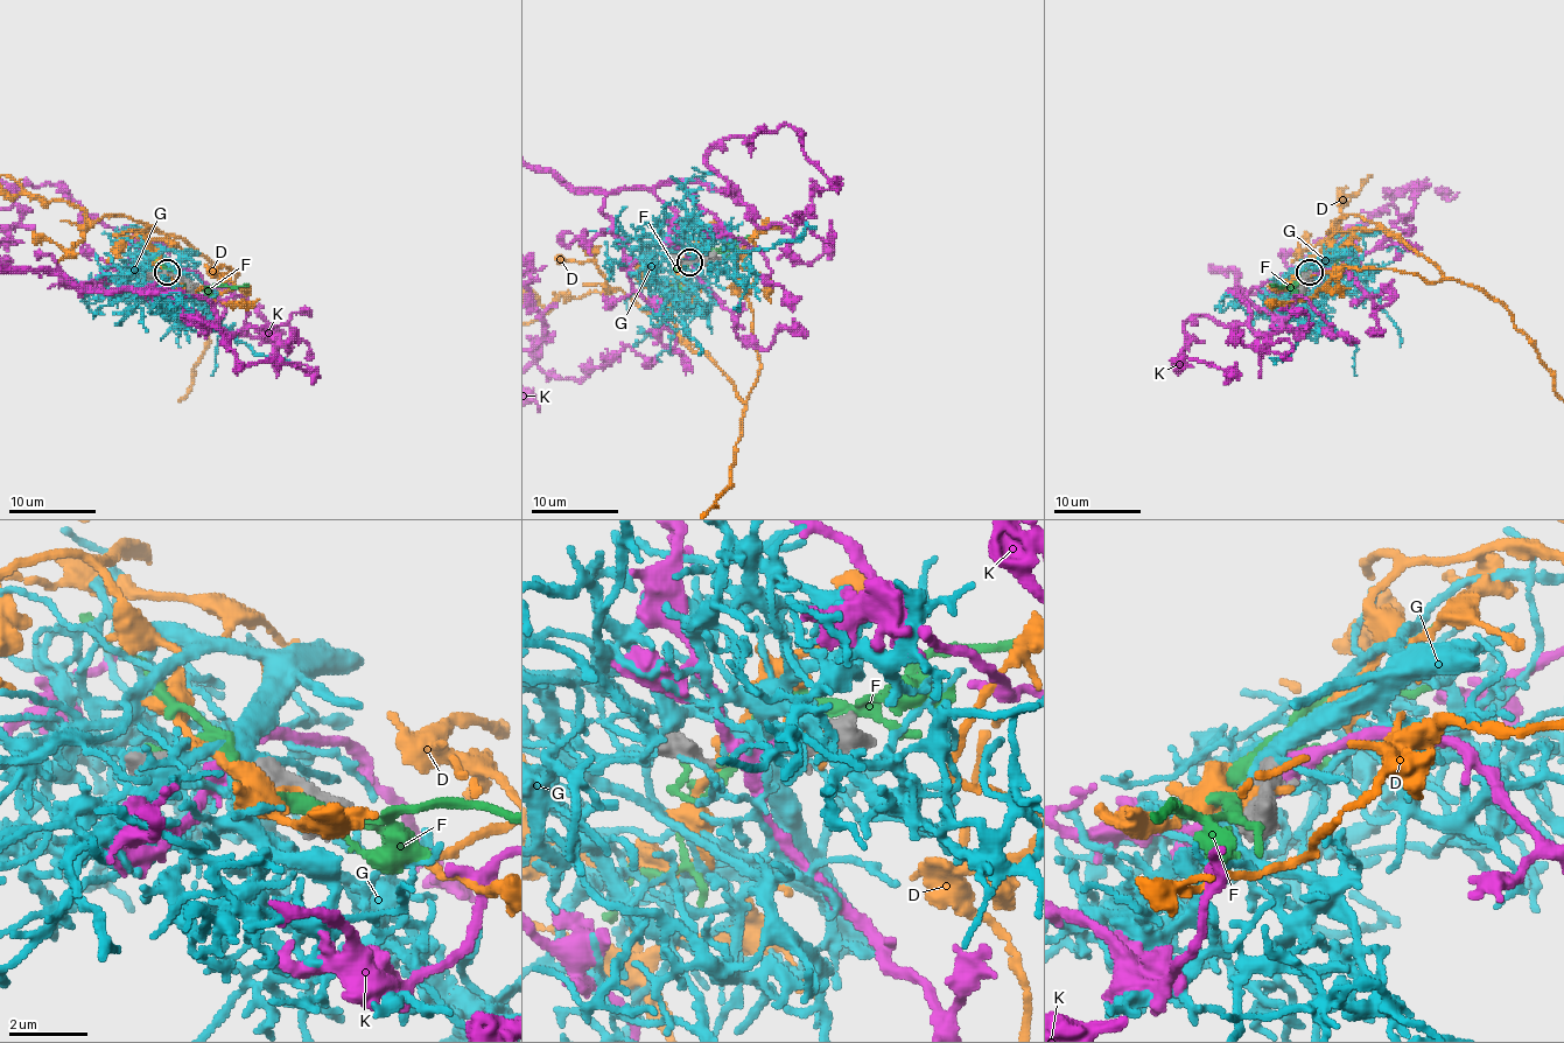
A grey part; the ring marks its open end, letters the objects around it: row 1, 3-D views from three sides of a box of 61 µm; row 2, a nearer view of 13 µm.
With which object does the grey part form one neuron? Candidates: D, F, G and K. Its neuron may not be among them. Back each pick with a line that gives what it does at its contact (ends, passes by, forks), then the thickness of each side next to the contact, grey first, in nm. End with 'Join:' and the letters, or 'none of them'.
F: it forks there; 200 nm thick on the grey side, 280 nm on the other
Join: F

